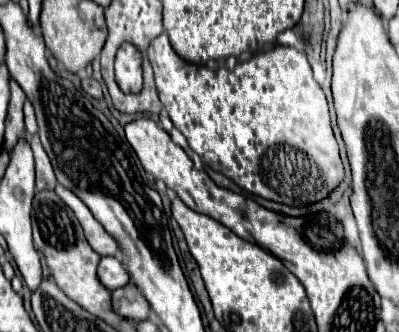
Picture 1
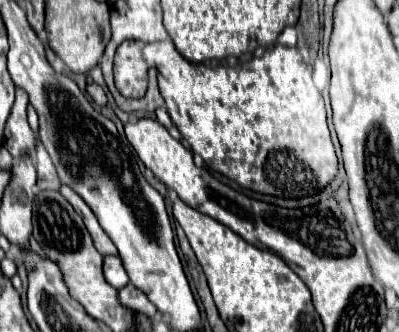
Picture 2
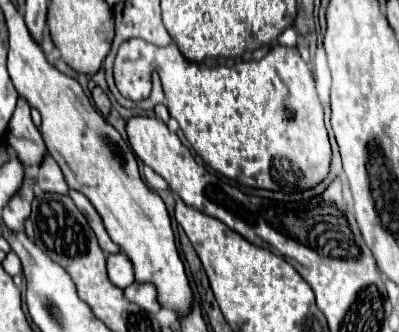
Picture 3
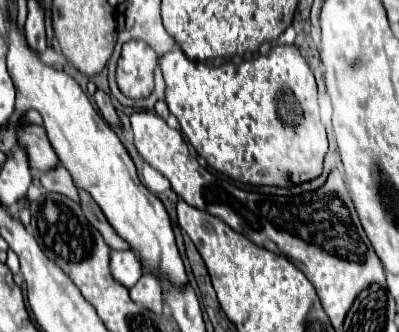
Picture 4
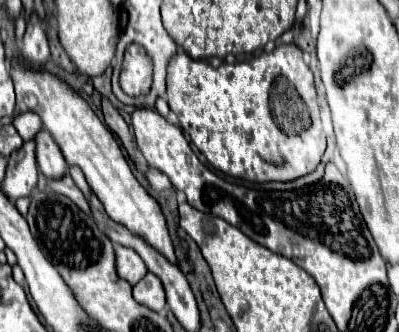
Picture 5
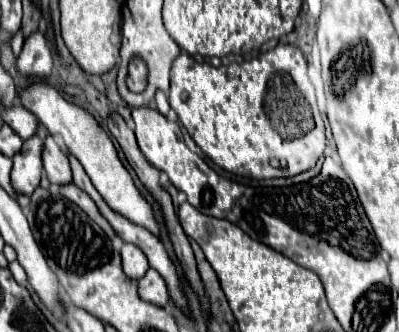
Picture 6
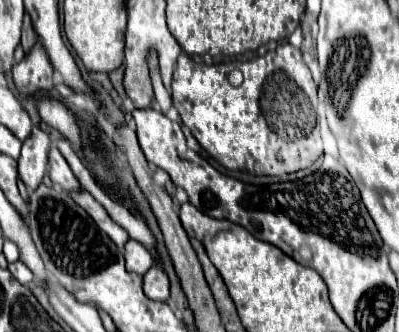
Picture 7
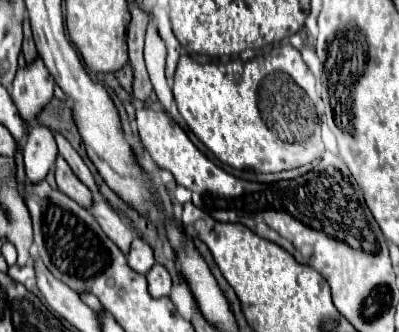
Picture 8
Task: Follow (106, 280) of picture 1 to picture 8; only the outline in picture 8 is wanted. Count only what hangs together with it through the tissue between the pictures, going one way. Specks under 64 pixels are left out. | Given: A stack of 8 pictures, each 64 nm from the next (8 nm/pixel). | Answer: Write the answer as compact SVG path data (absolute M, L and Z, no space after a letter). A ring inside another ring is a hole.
M134 238L132 240L130 252L128 252L128 266L134 272L140 272L140 274L146 274L154 266L152 248L142 238Z

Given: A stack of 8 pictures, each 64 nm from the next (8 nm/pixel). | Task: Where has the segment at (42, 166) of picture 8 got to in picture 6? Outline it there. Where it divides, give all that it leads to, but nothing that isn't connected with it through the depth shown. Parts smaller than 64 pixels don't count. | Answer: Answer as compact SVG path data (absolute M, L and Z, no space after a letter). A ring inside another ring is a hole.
M32 136L30 140L24 142L20 152L14 154L12 158L14 166L10 172L10 180L12 180L12 188L16 194L30 196L38 188L40 174L42 174L40 146L42 146L42 138Z

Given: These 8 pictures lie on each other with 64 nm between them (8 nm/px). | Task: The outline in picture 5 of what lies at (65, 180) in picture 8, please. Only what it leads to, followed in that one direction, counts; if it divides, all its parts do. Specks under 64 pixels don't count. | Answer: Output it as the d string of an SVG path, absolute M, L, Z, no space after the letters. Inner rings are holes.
M40 130L34 136L36 142L36 164L38 170L46 178L62 178L64 172L68 170L68 164L60 152L60 148L54 144L52 136L46 130Z

